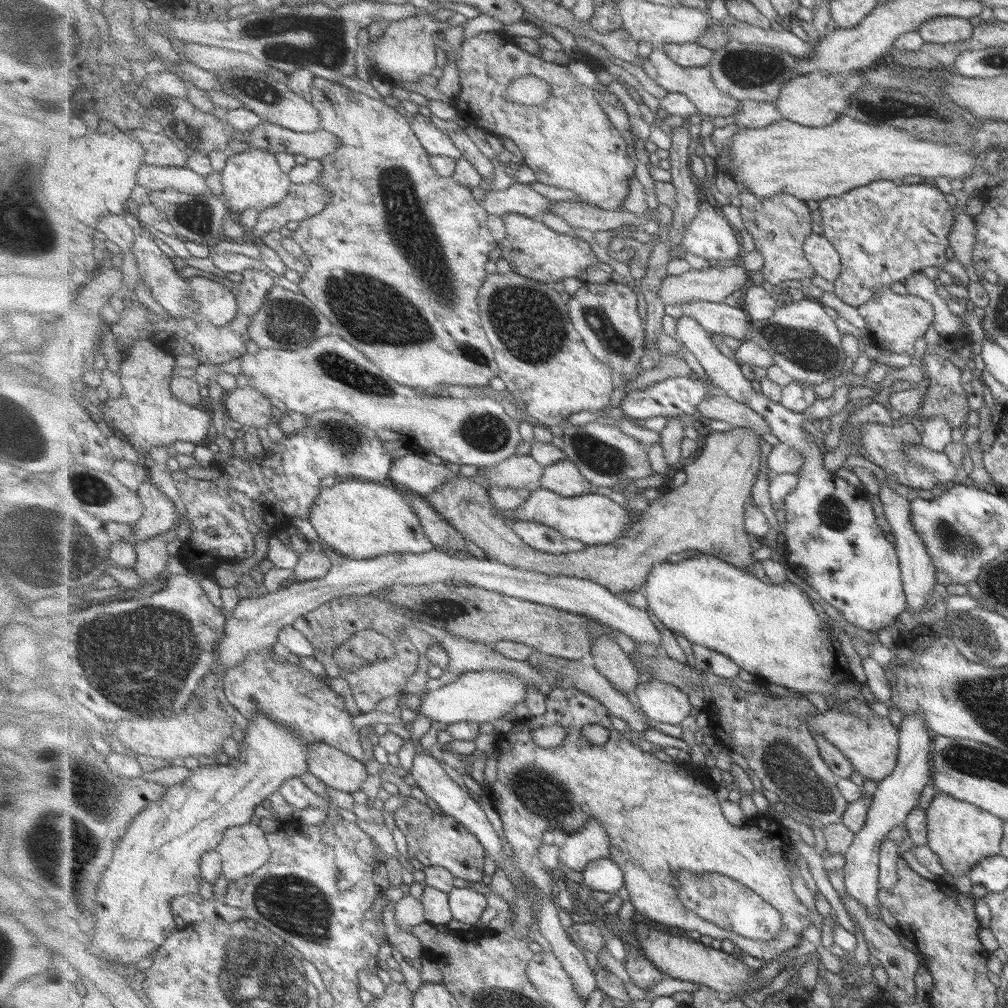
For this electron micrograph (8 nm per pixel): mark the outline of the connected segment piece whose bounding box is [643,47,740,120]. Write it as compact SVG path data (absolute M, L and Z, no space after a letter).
M653 47L652 53L643 61L643 70L647 77L669 93L678 92L690 98L697 107L698 112L701 112L703 116L709 116L711 120L715 116L733 116L738 111L740 101L735 100L732 96L717 88L713 75L711 75L710 66L684 68L676 64L663 48L657 49Z

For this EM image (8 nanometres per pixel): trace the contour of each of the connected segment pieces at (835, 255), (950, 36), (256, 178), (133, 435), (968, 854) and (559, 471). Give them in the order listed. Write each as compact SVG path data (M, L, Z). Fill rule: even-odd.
M811 234L804 244L806 258L815 268L815 274L831 283L835 283L842 272L842 260L835 245L827 237Z
M954 16L934 17L918 29L927 43L947 44L969 38L971 24L965 18Z
M248 147L243 152L227 156L226 165L221 171L226 205L237 214L248 208L262 212L279 204L289 194L293 183L289 173L282 171L276 154L258 148Z
M137 340L129 353L124 356L118 375L123 392L119 398L111 400L102 397L99 407L104 427L119 430L146 458L151 447L171 446L174 442L206 442L213 424L213 416L205 410L179 401L171 390L175 353L165 350L149 340Z
M938 793L926 810L928 819L928 841L940 856L946 870L955 877L963 877L974 864L1001 852L1002 822L997 816L984 812L966 801L953 799L947 794Z
M569 459L546 466L542 476L542 487L565 497L596 493L590 480L587 480L580 468Z

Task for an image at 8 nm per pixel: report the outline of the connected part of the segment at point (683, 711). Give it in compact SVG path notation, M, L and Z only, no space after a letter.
M650 679L639 683L635 692L640 709L649 720L680 726L693 707L689 696L673 684Z

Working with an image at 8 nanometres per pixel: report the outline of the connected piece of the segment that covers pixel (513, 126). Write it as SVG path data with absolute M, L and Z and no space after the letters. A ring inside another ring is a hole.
M489 31L462 40L461 57L457 60L462 91L453 100L460 116L495 136L510 138L520 149L524 162L534 172L538 182L571 190L582 199L581 202L603 210L620 209L629 192L630 178L635 174L635 162L627 152L627 142L597 102L595 92L577 82L575 74L567 66L531 55L519 48L513 39L507 32ZM527 76L539 77L549 84L550 95L545 104L527 106L506 97L511 81Z

